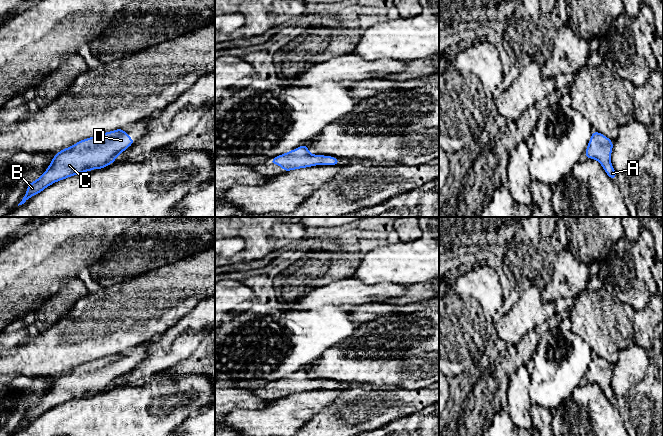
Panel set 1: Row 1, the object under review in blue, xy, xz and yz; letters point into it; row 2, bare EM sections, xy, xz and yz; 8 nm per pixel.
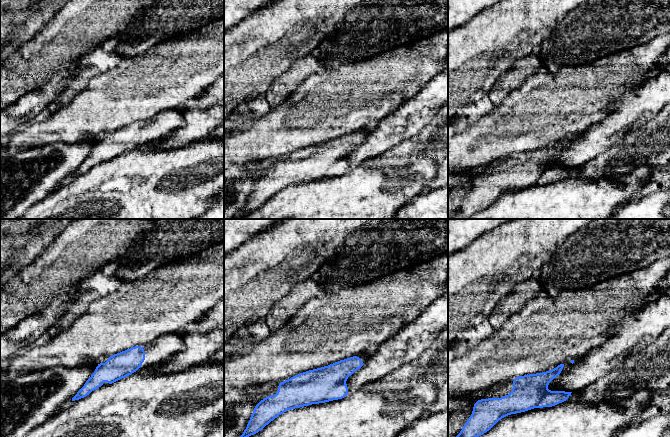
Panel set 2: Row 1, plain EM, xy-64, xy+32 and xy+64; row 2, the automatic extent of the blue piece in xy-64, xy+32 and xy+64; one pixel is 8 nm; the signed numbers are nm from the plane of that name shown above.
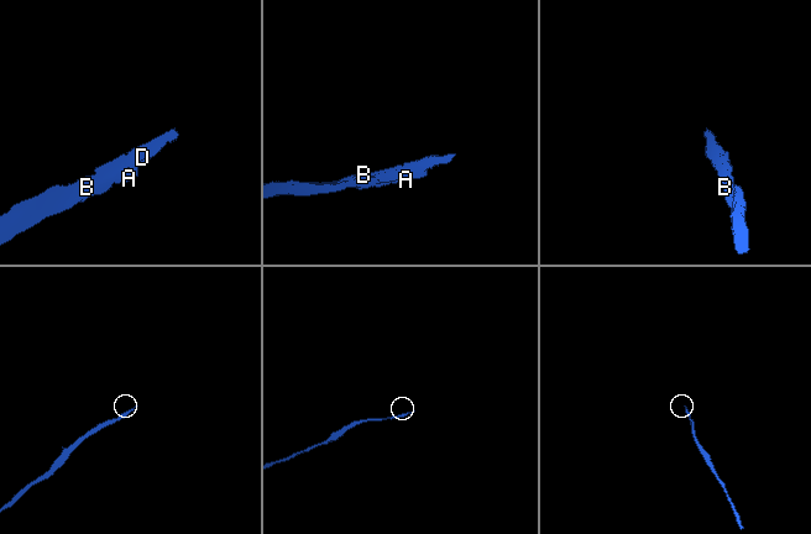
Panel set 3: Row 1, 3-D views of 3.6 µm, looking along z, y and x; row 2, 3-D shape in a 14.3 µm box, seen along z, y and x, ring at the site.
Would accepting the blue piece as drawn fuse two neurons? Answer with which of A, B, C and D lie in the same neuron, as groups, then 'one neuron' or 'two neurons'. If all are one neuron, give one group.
groups A B C D; one neuron

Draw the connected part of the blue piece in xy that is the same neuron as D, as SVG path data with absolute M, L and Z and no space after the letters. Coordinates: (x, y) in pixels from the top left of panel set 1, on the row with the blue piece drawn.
M120 128L97 137L89 137L61 150L55 154L44 174L28 185L18 206L57 181L93 169L105 168L134 142Z

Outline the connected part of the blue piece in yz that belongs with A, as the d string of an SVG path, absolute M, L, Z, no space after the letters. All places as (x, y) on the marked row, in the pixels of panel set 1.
M595 131L592 133L588 143L585 157L596 159L603 167L607 175L615 180L616 171L611 165L611 152L613 149L613 142L603 134Z

